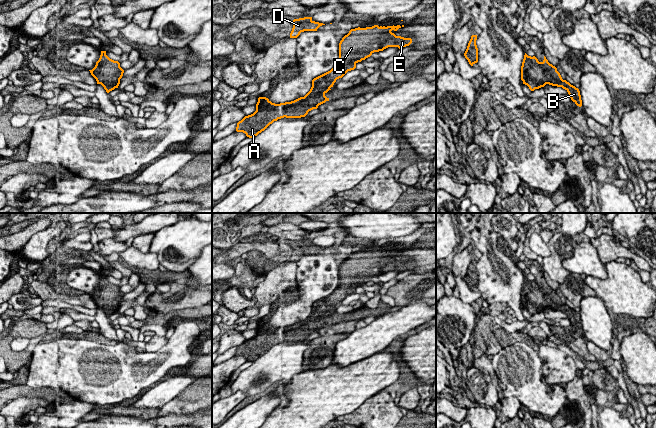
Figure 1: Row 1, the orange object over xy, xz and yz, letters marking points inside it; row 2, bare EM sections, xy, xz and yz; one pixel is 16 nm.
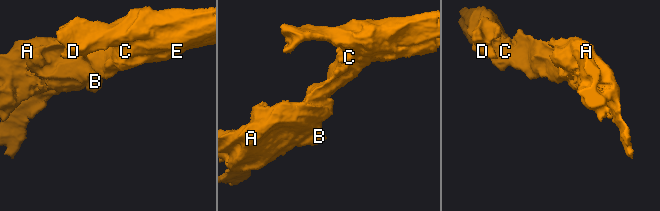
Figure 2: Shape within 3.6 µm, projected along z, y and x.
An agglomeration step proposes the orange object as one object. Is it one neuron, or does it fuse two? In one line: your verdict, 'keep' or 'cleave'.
keep

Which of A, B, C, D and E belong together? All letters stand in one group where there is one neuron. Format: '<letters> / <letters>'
A B C D E

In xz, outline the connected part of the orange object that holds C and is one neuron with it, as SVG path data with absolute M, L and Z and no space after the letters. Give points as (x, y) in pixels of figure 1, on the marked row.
M374 25L351 29L339 43L337 64L330 71L314 78L310 91L304 97L280 104L272 103L266 97L259 97L256 111L239 121L236 131L245 133L249 138L254 138L278 119L305 117L309 111L329 101L325 94L331 90L330 88L337 79L342 78L348 71L354 70L358 62L388 47L401 49L409 46L412 43L411 38L396 36L391 32L401 27L404 25L387 27Z

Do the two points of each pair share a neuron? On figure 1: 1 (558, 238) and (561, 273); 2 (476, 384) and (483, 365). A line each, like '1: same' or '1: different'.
1: same
2: different

